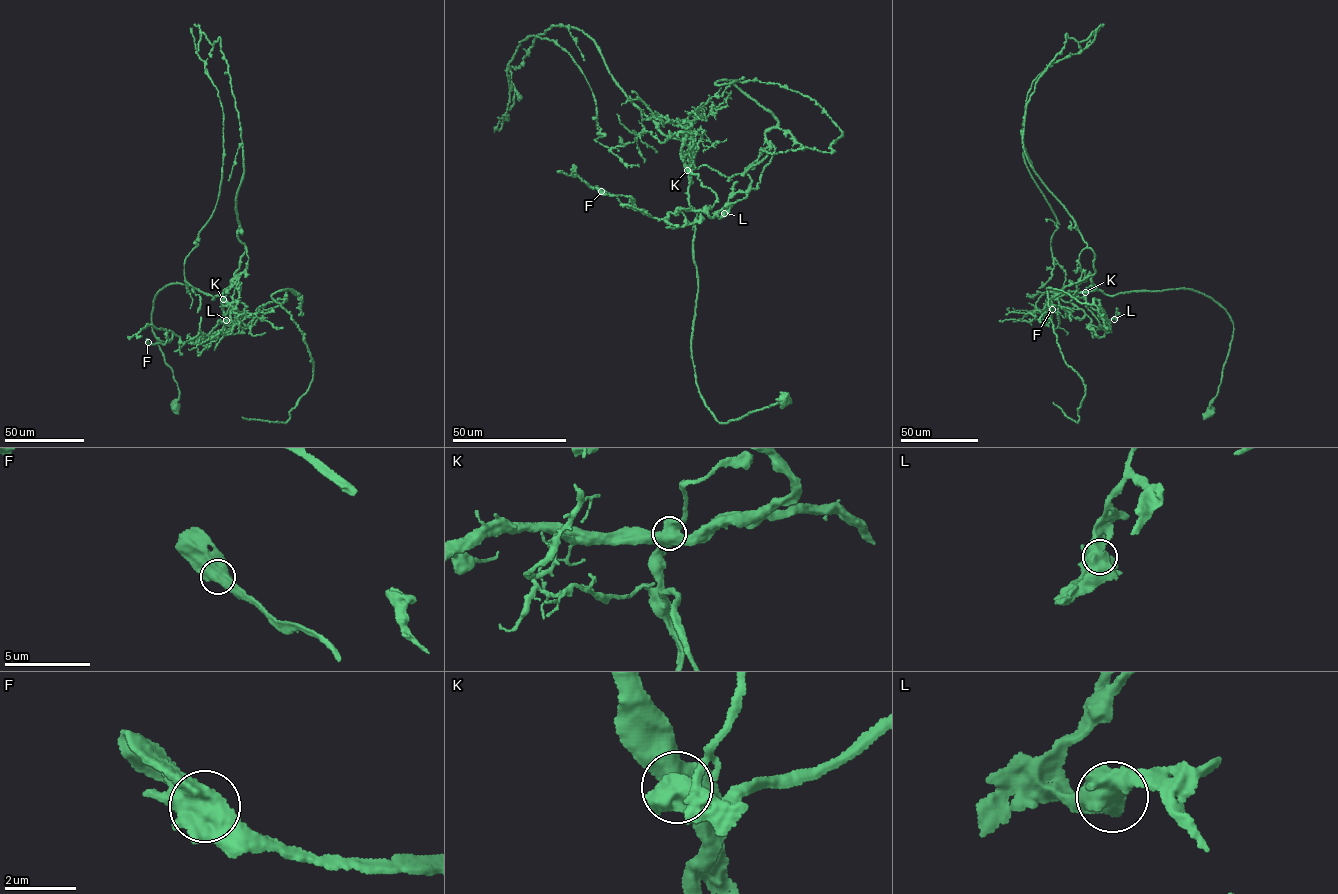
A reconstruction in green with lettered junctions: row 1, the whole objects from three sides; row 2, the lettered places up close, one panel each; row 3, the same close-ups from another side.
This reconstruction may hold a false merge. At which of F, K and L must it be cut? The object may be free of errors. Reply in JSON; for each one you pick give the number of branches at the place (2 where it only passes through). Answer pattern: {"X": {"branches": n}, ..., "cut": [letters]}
{"K": {"branches": 4}, "cut": ["K"]}

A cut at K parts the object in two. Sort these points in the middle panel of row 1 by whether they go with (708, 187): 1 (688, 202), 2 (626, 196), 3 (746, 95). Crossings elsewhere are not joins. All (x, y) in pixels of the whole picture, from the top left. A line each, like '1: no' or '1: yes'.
1: no
2: yes
3: yes

